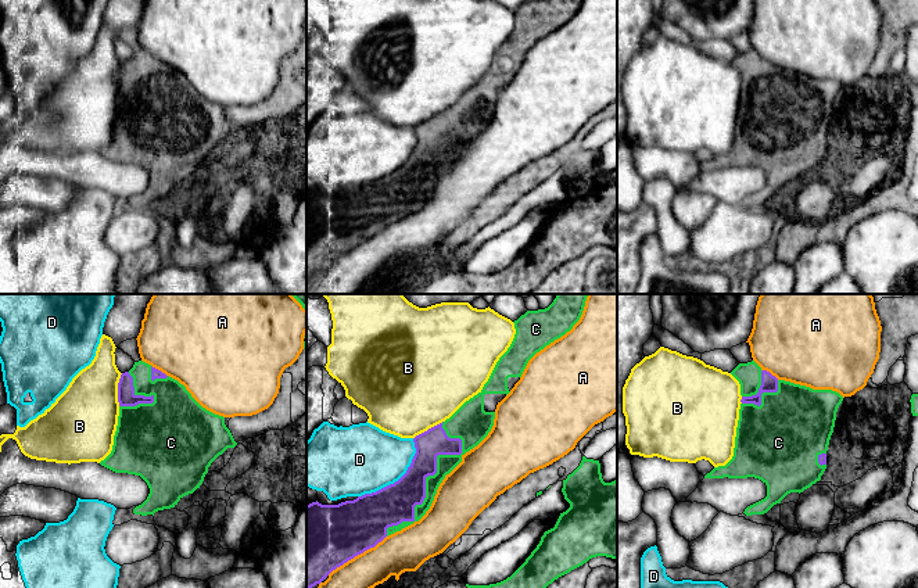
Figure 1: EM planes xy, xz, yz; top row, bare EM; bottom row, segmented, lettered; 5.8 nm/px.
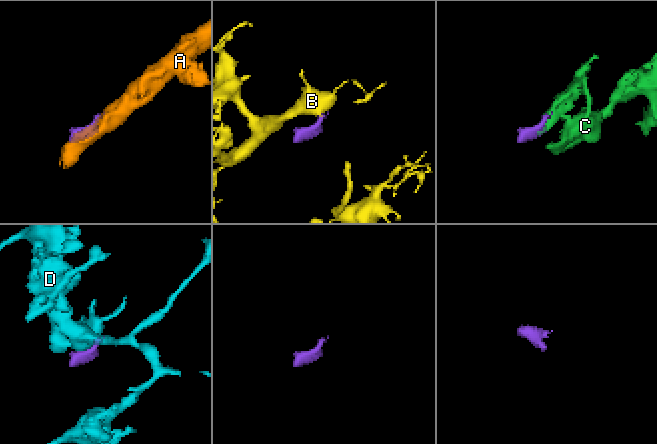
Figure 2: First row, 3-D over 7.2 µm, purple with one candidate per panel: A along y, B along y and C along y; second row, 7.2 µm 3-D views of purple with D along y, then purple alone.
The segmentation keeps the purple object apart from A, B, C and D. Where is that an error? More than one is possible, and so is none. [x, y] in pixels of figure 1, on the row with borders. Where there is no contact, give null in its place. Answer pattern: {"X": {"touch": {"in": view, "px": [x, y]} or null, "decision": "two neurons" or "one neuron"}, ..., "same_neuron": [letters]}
{"A": {"touch": {"in": "xz", "px": [357, 555]}, "decision": "two neurons"}, "B": {"touch": {"in": "xy", "px": [118, 390]}, "decision": "two neurons"}, "C": {"touch": {"in": "xz", "px": [431, 474]}, "decision": "one neuron"}, "D": {"touch": {"in": "xz", "px": [400, 479]}, "decision": "two neurons"}, "same_neuron": ["C"]}

